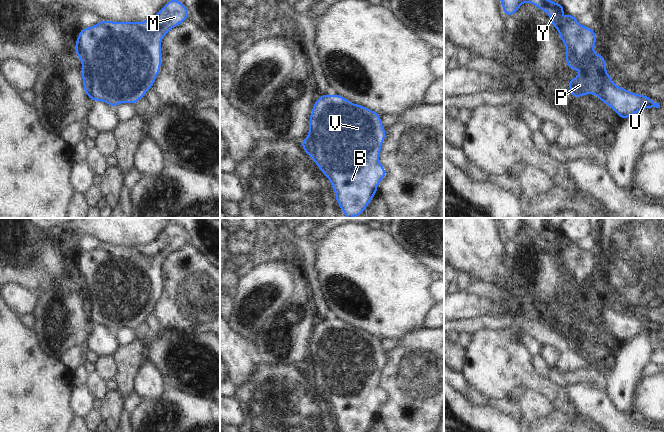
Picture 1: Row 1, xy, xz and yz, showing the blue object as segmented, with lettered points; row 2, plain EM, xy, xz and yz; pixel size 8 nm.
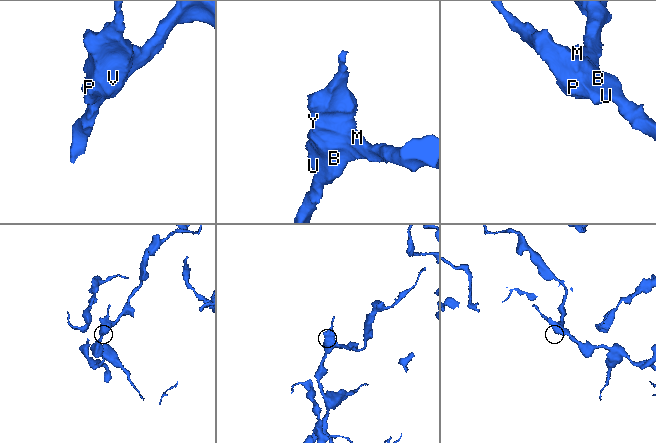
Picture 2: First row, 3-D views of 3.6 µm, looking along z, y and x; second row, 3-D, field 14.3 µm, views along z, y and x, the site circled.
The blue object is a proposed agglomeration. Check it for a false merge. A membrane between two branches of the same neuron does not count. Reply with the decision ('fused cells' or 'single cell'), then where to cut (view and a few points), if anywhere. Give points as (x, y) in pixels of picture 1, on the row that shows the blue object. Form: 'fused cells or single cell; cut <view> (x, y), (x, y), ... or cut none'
single cell; cut none

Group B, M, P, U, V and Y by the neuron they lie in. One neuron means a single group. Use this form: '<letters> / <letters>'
B M P U V Y

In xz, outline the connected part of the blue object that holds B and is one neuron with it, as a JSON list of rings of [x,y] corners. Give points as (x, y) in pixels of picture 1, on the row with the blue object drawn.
[[[321,94],[311,111],[309,135],[301,141],[303,151],[331,181],[335,200],[347,218],[363,214],[377,194],[380,181],[387,175],[379,161],[386,137],[380,118],[380,113],[354,104],[339,94]]]

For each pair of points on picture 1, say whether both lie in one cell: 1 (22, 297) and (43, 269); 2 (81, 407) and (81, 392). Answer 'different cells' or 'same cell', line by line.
1: different cells
2: same cell

